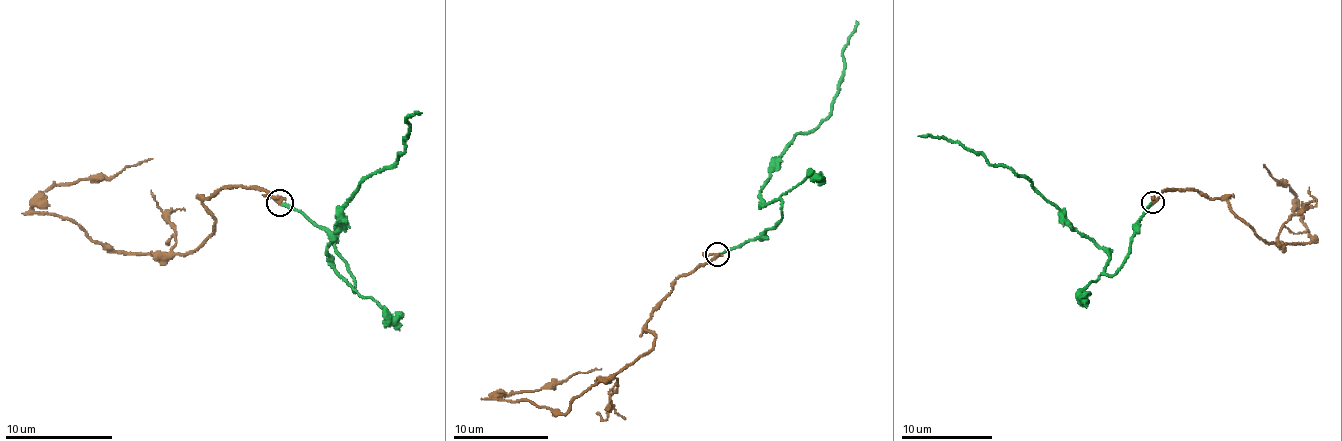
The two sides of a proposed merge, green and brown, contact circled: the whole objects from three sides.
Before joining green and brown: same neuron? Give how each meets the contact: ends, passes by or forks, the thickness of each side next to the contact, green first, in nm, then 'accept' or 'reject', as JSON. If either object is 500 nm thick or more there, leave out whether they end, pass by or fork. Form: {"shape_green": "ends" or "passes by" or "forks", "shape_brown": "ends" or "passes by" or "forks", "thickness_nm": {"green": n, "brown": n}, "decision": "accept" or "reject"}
{"shape_green": "ends", "shape_brown": "passes by", "thickness_nm": {"green": 220, "brown": 240}, "decision": "accept"}

